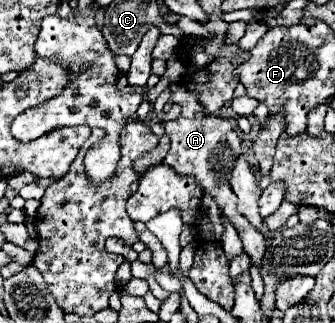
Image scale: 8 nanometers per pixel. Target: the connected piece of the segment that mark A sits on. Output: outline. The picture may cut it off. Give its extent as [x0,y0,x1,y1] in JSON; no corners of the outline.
[164,84,266,266]

